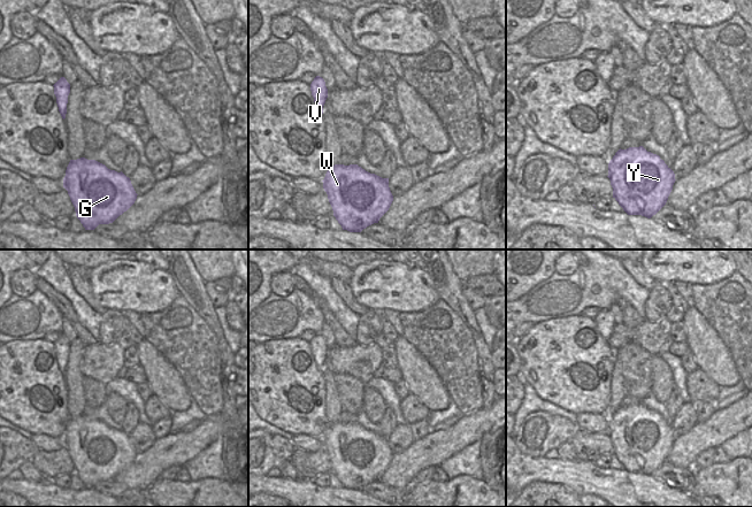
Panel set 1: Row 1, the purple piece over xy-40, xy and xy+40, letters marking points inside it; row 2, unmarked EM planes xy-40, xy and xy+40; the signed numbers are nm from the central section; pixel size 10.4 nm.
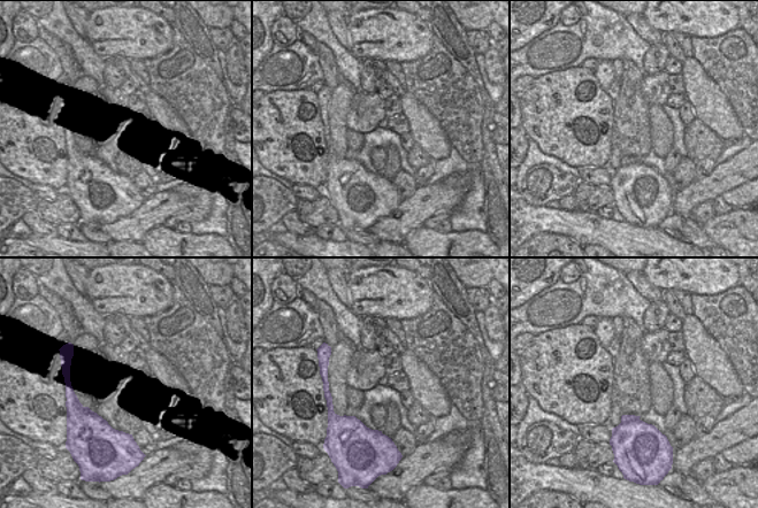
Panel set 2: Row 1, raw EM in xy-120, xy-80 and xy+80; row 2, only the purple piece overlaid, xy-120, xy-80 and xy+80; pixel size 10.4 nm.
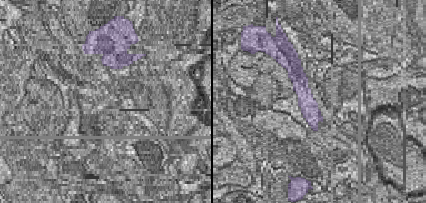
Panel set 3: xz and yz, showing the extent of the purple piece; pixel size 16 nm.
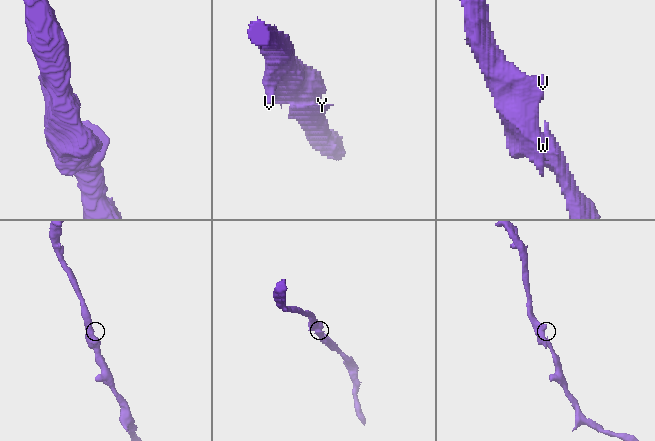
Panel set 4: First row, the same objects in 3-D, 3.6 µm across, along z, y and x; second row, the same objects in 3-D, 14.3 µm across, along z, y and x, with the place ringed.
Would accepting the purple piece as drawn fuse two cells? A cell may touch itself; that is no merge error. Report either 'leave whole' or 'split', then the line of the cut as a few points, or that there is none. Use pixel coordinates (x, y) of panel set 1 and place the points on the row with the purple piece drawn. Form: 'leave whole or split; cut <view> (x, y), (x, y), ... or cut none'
leave whole; cut none

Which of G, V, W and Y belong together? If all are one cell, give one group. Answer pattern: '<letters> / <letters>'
G V W Y

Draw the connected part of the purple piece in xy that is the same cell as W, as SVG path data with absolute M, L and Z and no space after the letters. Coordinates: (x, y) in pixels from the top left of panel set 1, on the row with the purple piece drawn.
M358 164L331 166L322 182L333 216L350 232L361 232L378 223L393 201L389 178L370 174Z

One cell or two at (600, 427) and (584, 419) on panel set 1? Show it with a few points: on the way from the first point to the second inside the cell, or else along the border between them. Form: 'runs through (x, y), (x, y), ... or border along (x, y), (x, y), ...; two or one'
runs through (597, 423), (588, 421); one

